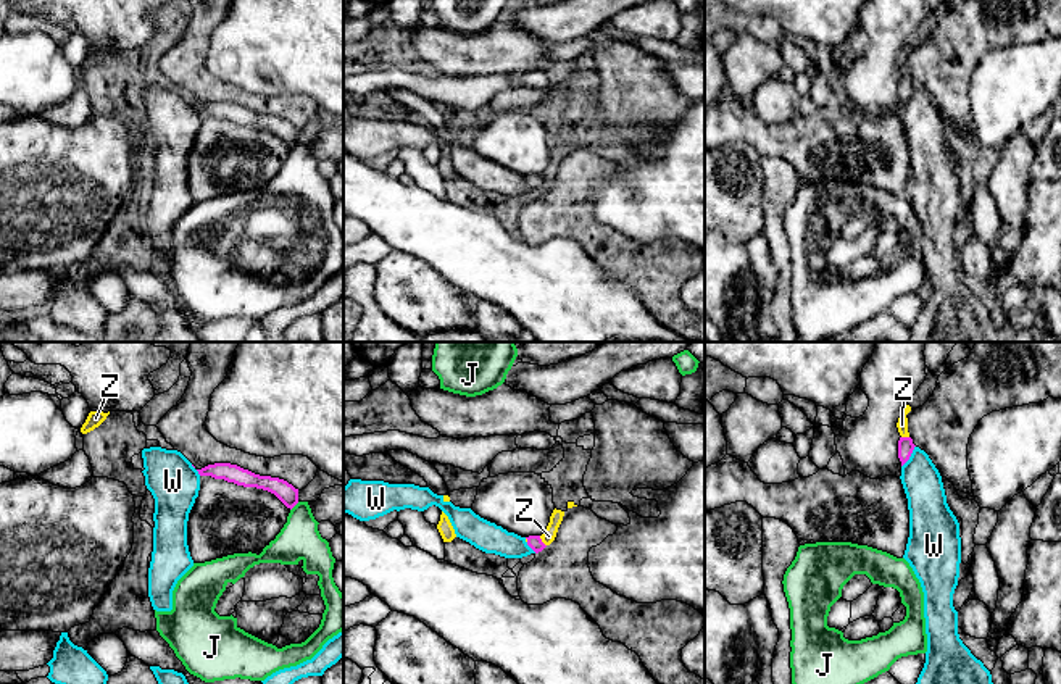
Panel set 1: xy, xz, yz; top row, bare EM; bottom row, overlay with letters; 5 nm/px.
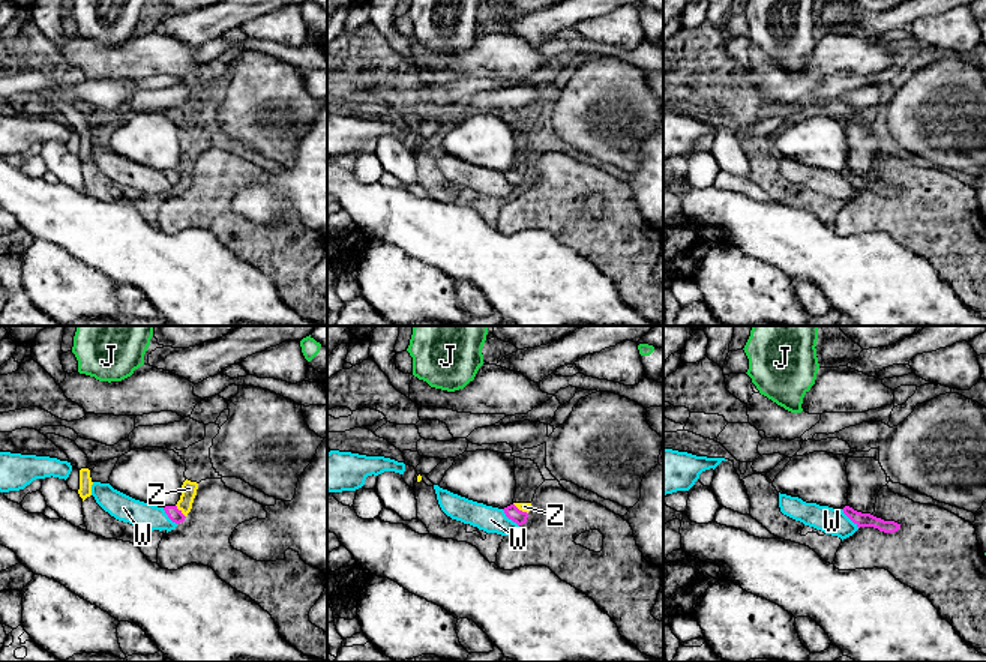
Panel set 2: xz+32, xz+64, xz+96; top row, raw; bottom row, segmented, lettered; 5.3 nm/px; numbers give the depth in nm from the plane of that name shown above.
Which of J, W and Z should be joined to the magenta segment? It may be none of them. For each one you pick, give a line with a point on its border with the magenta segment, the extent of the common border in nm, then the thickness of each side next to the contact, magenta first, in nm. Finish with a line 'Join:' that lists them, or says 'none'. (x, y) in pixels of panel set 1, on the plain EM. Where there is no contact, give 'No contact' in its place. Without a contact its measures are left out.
Z: Touches magenta at xz (540, 179). Shared border 70 nm. Thickness 70 nm (magenta) against 70 nm
Join: Z

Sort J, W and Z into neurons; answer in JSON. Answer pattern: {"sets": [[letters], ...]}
{"sets": [["J"], ["W"], ["Z"]]}

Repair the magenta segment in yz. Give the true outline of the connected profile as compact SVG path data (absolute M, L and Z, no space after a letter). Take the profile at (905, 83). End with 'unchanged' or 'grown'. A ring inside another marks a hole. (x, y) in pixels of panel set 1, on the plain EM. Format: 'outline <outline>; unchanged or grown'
outline M906 44L901 55L898 56L897 66L900 71L900 79L898 79L898 97L901 100L901 105L909 98L913 89L914 89L914 82L913 77L909 76L908 71L908 56L906 53L911 50L911 45Z; grown

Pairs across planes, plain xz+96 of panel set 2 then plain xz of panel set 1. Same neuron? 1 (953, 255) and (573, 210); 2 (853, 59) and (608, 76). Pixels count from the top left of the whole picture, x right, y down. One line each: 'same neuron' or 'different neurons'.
1: same neuron
2: different neurons

